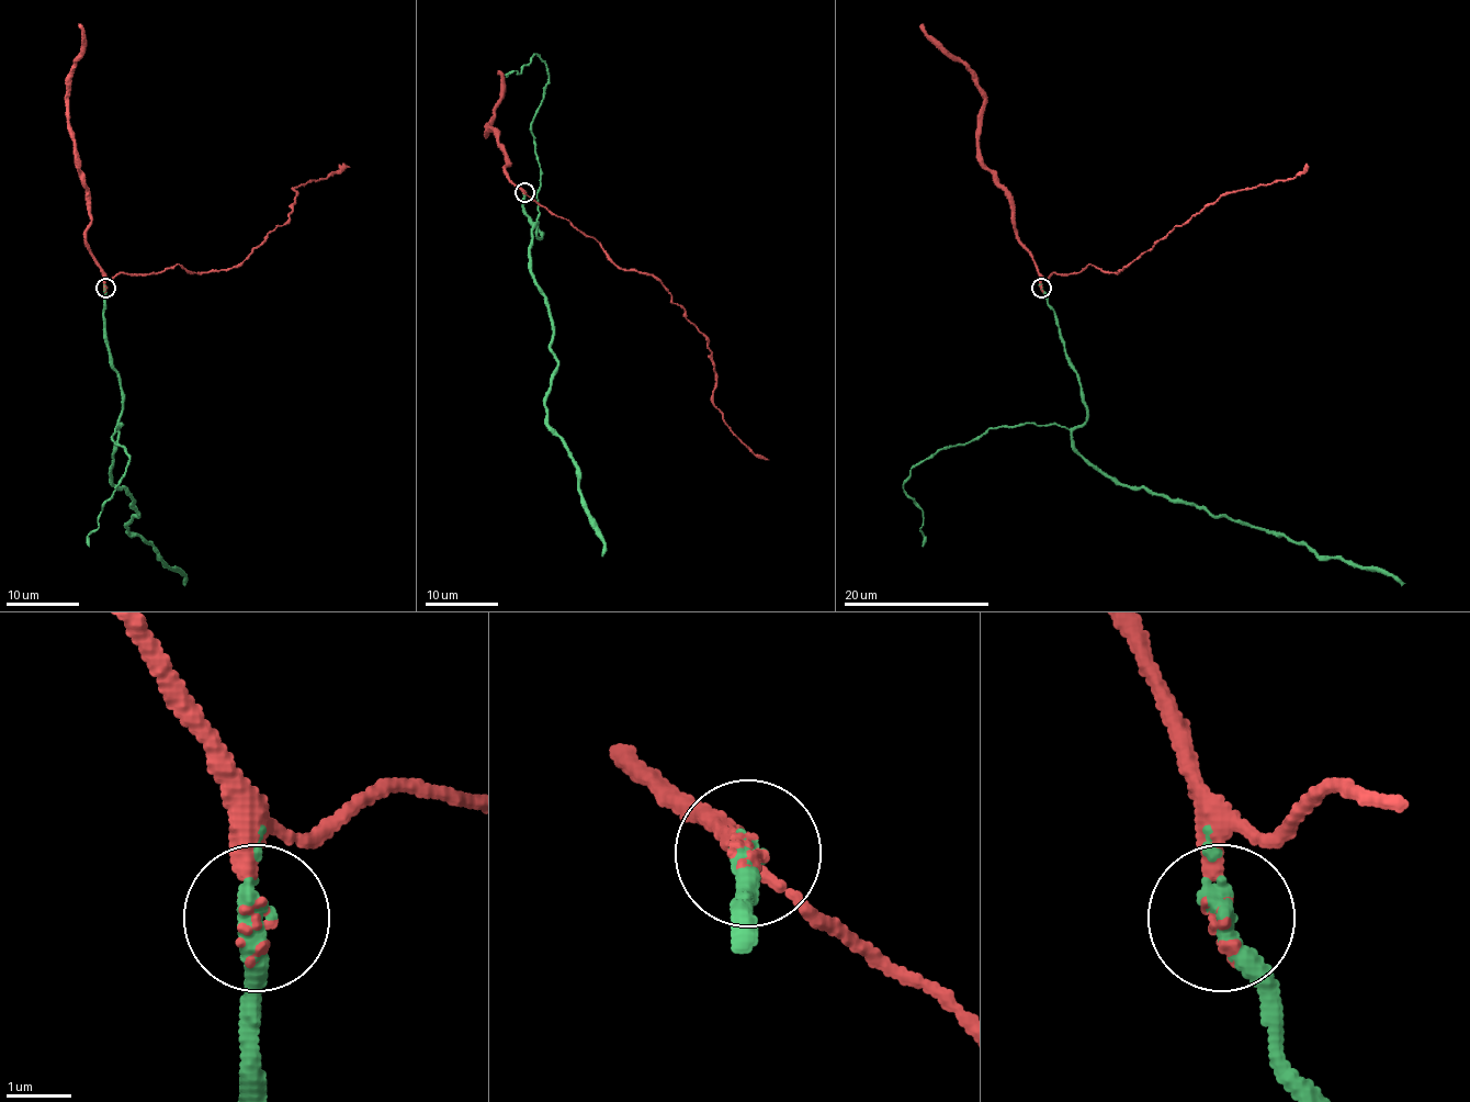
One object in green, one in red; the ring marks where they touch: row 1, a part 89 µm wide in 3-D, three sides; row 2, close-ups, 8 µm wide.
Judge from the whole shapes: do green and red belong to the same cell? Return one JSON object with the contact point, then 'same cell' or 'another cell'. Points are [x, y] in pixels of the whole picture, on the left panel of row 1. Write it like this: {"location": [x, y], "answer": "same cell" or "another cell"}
{"location": [105, 288], "answer": "same cell"}

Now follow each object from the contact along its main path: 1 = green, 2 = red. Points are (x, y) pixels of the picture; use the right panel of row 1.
1: (1040, 287), (1081, 388), (1086, 420), (1072, 433), (1072, 446), (1092, 464), (1117, 481), (1405, 583)
2: (1040, 287), (1042, 278), (1053, 272), (1077, 274), (1088, 265), (1117, 272), (1221, 195), (1295, 179), (1309, 167)

